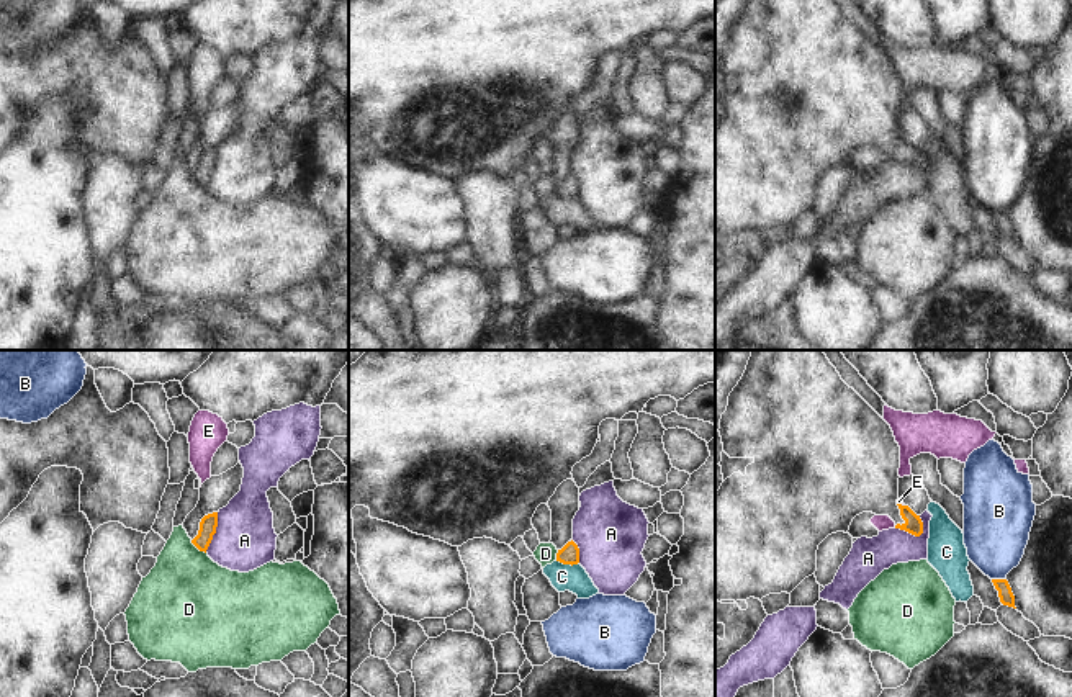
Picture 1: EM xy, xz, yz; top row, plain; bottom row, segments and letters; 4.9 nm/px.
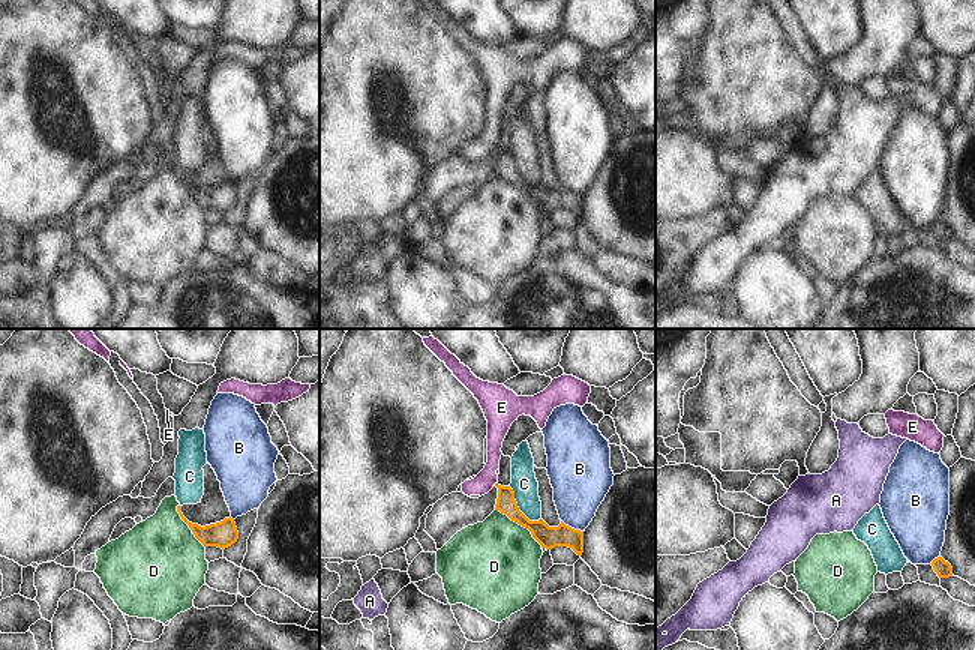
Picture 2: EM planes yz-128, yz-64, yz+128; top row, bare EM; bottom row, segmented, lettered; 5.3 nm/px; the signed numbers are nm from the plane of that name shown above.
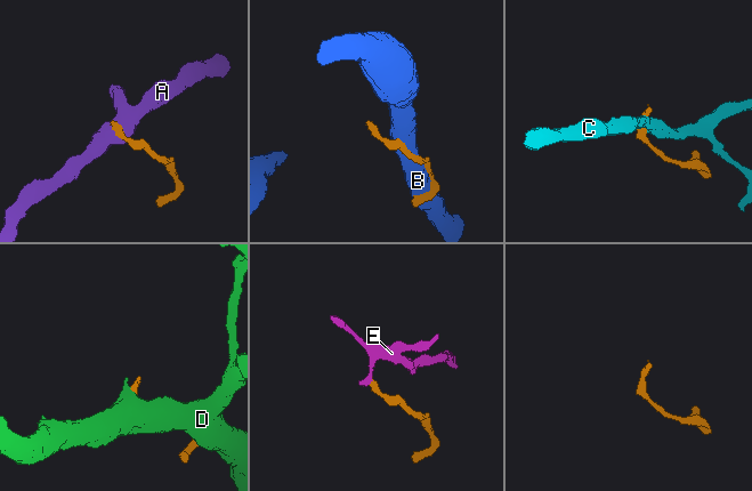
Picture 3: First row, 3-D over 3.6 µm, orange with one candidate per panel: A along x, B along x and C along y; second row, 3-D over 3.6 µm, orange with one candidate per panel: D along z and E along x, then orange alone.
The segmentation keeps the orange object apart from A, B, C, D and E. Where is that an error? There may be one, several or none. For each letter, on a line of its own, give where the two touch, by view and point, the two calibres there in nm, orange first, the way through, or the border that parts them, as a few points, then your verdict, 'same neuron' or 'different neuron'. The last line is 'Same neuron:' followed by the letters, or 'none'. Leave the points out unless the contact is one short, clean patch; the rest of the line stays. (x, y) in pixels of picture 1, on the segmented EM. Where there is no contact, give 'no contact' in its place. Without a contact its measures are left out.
A: contact yz (914, 534); calibres 90 and 190 nm; border yz (923, 522), (923, 530), (918, 535), (896, 527); different neuron
B: contact yz (999, 580); calibres 70 and 320 nm; different neuron
C: contact xz (567, 563); calibres 100 and 130 nm; border xz (555, 560), (565, 565), (578, 563); different neuron
D: contact xy (198, 548); calibres 90 and 440 nm; border xy (190, 540), (205, 553); different neuron
E: contact yz (900, 504); calibres 90 and 20 nm; border yz (897, 503), (904, 506); different neuron
Same neuron: none

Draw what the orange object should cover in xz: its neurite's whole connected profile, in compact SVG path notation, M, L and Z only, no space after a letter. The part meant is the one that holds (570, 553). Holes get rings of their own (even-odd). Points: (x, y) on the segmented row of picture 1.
M571 540L568 542L561 550L556 553L556 561L563 564L578 564L579 563L579 548L578 545Z

